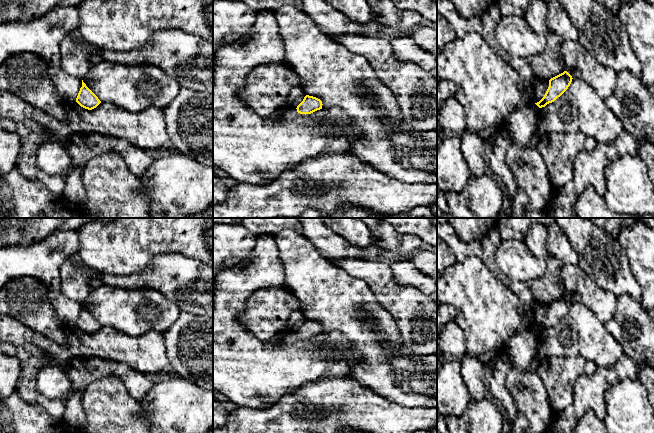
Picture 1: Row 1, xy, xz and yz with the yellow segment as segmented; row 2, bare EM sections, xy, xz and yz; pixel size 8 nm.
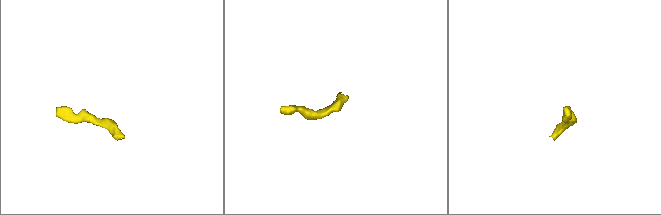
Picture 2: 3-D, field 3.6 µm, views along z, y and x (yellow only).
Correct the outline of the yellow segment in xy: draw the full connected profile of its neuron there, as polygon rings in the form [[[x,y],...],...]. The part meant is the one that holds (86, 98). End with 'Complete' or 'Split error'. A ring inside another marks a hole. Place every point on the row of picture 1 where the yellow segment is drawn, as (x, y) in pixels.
[[[82,80],[82,87],[76,98],[76,102],[83,108],[92,110],[96,108],[101,101],[98,97],[86,86]]]. Complete

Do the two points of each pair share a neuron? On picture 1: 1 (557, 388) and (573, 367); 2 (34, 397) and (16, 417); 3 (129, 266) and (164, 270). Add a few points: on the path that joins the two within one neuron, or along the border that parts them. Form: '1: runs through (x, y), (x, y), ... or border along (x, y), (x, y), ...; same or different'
1: runs through (559, 383), (568, 372); same
2: border along (16, 391), (26, 402), (40, 405); different
3: border along (162, 254), (156, 255), (137, 272), (120, 274); different

